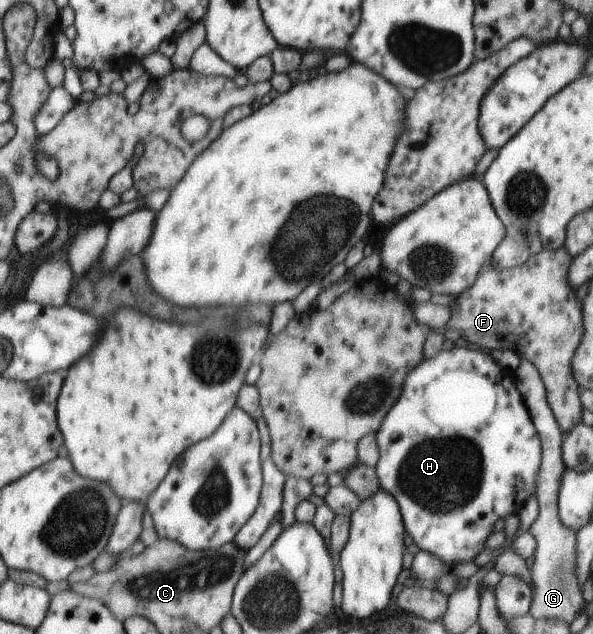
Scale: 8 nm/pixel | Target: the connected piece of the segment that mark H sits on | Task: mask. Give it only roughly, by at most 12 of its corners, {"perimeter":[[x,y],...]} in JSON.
{"perimeter":[[477,347],[375,433],[406,533],[451,566],[535,495],[541,443]]}

